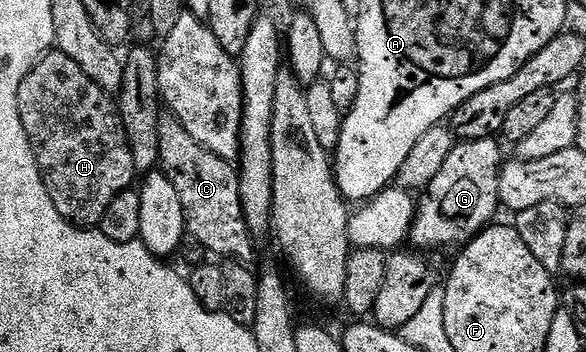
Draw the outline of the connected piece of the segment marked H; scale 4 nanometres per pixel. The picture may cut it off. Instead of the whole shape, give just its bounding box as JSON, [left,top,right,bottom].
[17,50,137,230]

